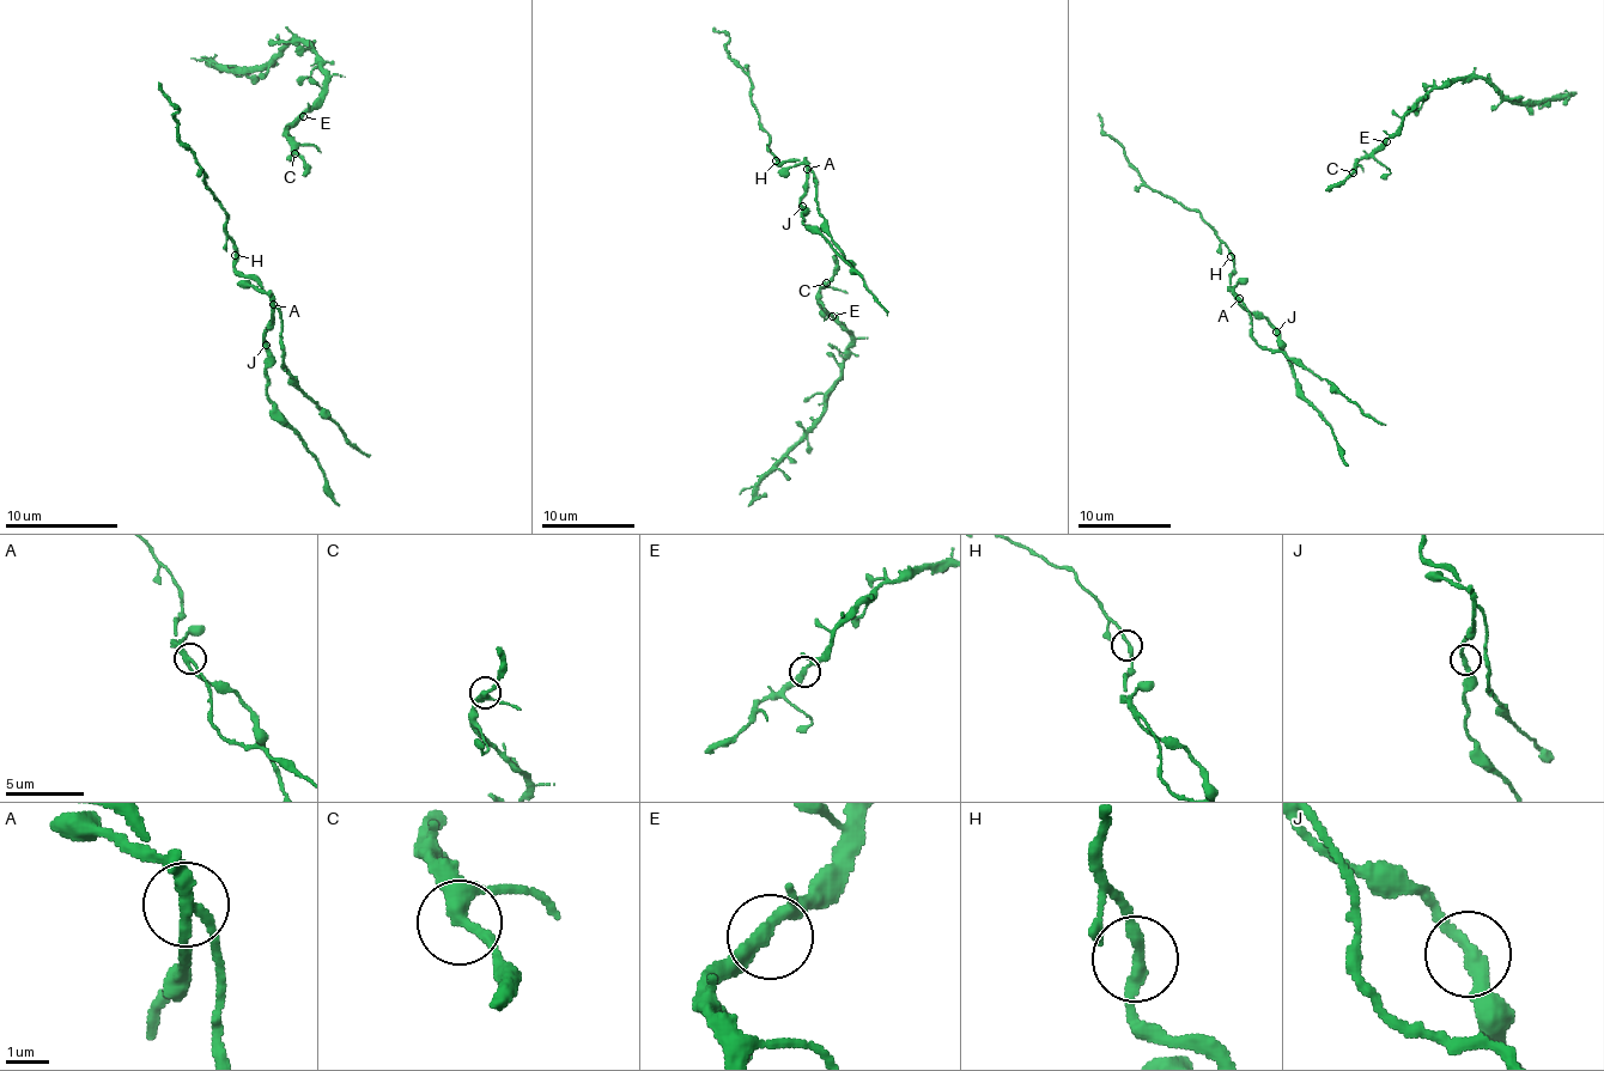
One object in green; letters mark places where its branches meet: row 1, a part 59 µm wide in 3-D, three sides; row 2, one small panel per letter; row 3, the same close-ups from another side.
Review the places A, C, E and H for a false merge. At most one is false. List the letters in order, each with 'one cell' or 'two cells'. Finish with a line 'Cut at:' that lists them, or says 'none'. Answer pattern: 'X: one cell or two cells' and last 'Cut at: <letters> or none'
A: two cells
C: one cell
E: one cell
H: one cell
Cut at: A

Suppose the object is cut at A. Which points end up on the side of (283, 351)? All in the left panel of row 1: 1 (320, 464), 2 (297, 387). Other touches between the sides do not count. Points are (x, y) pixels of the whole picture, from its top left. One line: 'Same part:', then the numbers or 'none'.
Same part: 2

